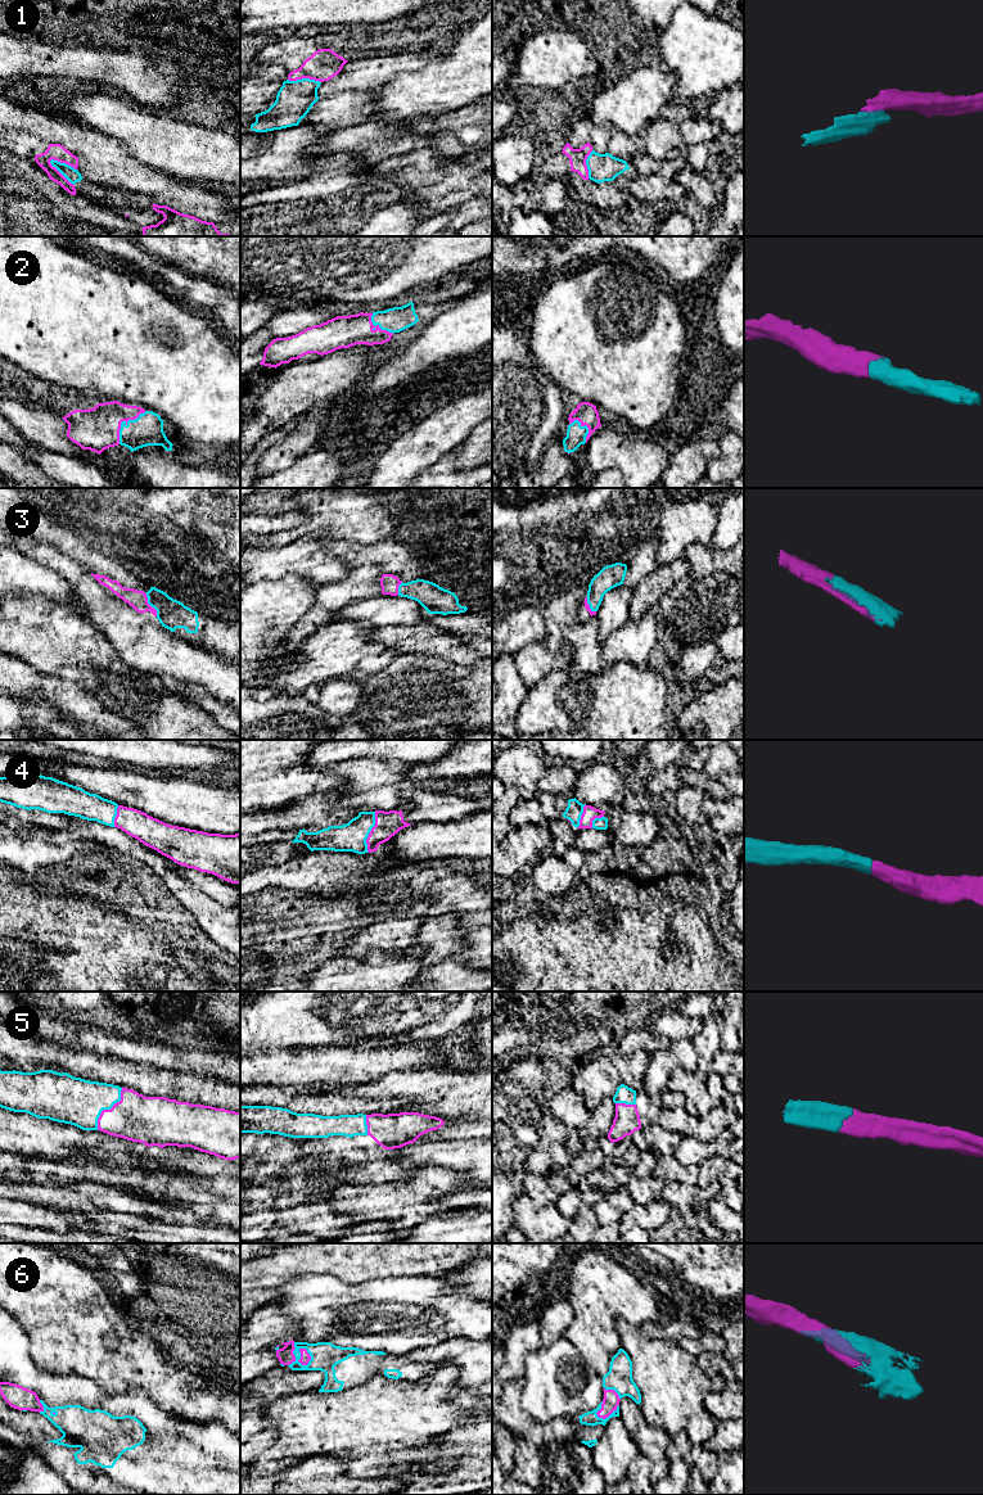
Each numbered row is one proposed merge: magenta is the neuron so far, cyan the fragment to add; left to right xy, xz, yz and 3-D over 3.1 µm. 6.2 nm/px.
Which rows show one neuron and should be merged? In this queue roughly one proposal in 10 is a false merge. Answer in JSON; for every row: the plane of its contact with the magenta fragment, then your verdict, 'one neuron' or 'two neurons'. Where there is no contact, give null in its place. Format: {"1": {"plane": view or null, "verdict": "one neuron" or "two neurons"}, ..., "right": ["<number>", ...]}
{"1": {"plane": "xy", "verdict": "two neurons"}, "2": {"plane": "xy", "verdict": "one neuron"}, "3": {"plane": "xy", "verdict": "one neuron"}, "4": {"plane": "xz", "verdict": "one neuron"}, "5": {"plane": "xy", "verdict": "one neuron"}, "6": {"plane": "xz", "verdict": "one neuron"}, "right": ["2", "3", "4", "5", "6"]}

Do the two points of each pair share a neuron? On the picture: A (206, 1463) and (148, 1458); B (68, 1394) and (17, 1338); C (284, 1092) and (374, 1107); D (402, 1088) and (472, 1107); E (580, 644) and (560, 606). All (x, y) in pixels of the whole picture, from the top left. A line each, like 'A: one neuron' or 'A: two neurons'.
A: one neuron
B: one neuron
C: one neuron
D: one neuron
E: two neurons

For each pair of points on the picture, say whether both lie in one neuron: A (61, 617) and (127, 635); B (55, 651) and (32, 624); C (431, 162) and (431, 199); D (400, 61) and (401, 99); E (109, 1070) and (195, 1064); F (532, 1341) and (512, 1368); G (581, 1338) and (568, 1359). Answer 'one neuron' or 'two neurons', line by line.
A: two neurons
B: one neuron
C: one neuron
D: two neurons
E: two neurons
F: one neuron
G: two neurons

